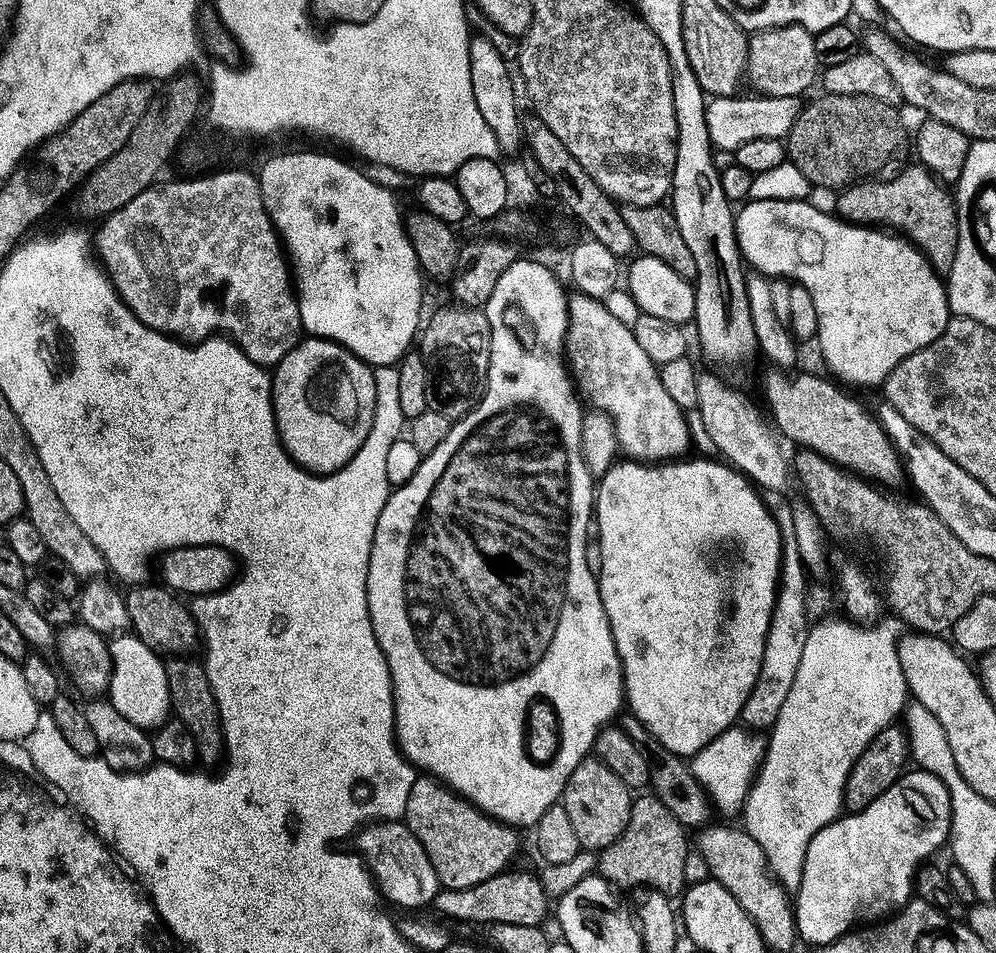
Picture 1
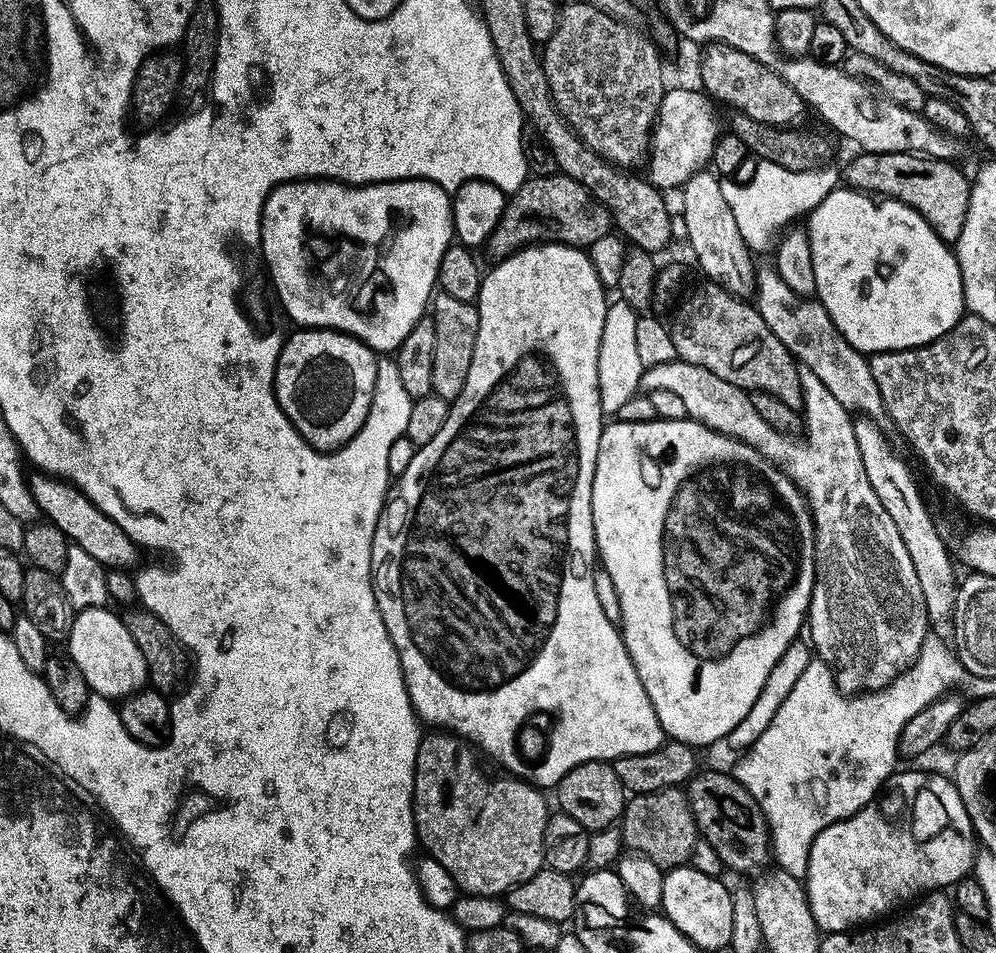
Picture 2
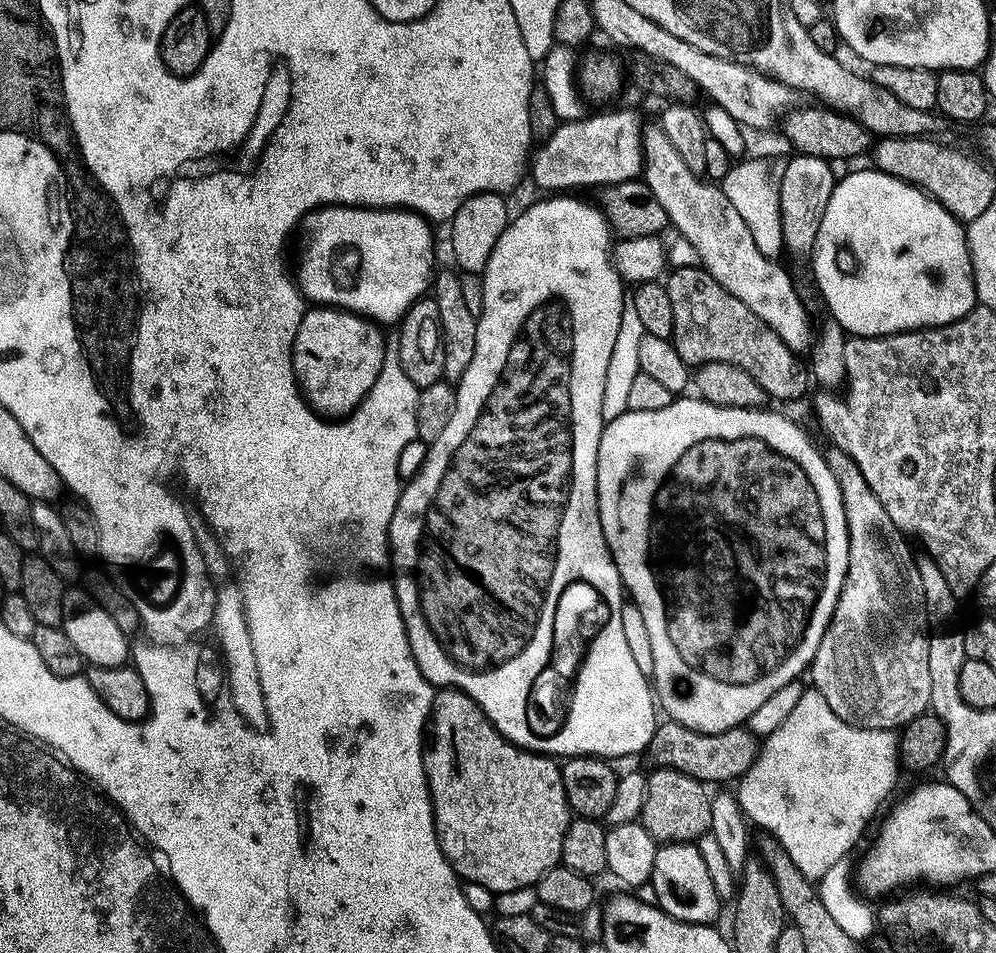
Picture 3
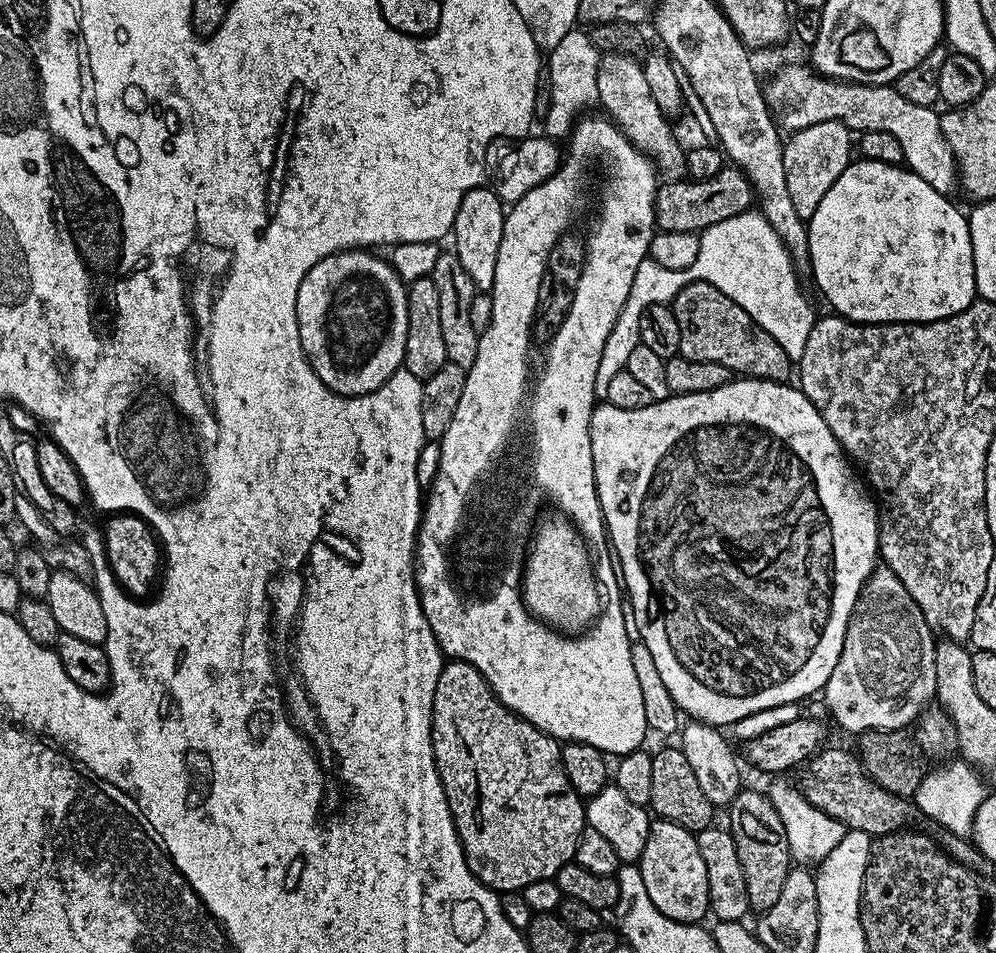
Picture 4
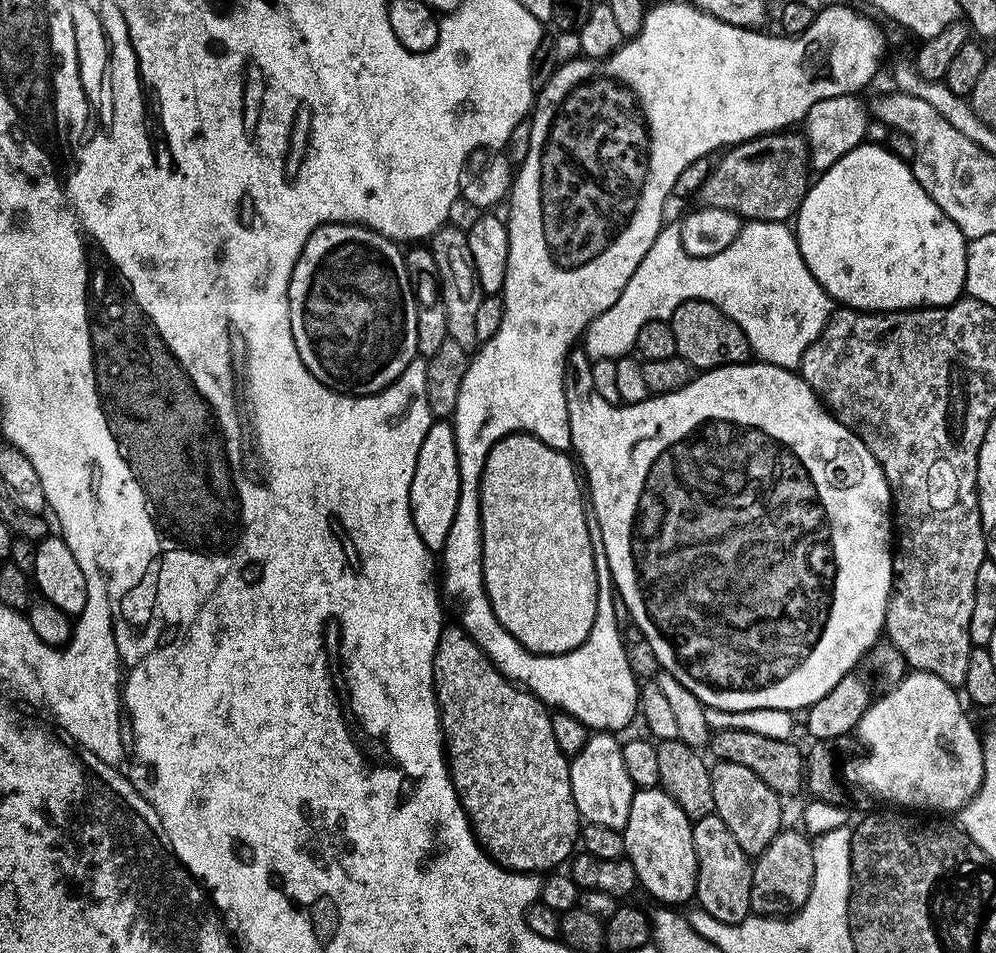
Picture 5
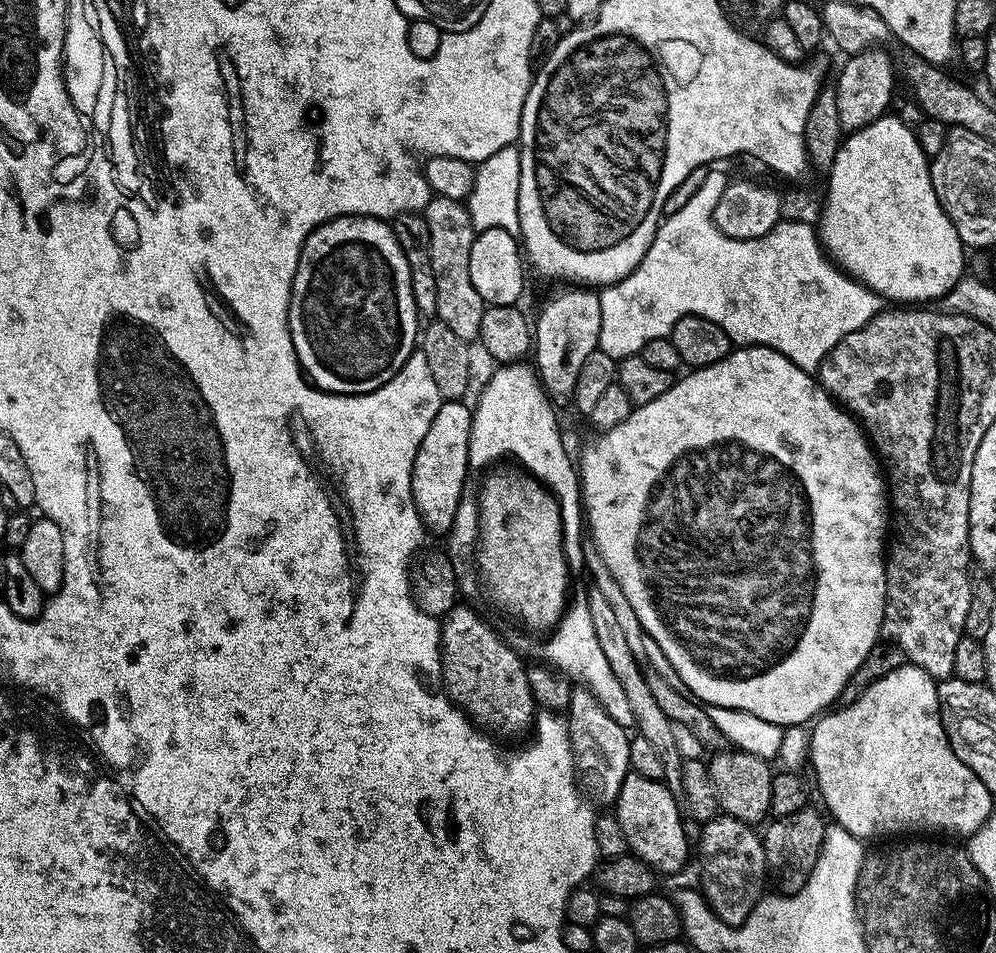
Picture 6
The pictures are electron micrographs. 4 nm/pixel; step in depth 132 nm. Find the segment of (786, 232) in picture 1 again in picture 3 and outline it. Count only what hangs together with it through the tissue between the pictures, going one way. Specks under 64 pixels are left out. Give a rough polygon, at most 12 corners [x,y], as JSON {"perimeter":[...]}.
{"perimeter":[[875,170],[837,183],[816,284],[852,338],[977,307],[965,225]]}

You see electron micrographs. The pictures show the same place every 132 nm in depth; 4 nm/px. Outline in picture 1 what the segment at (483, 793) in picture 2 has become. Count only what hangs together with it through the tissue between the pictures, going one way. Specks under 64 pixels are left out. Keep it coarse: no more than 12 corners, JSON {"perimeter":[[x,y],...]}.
{"perimeter":[[431,774],[403,822],[441,889],[509,871],[521,833]]}

